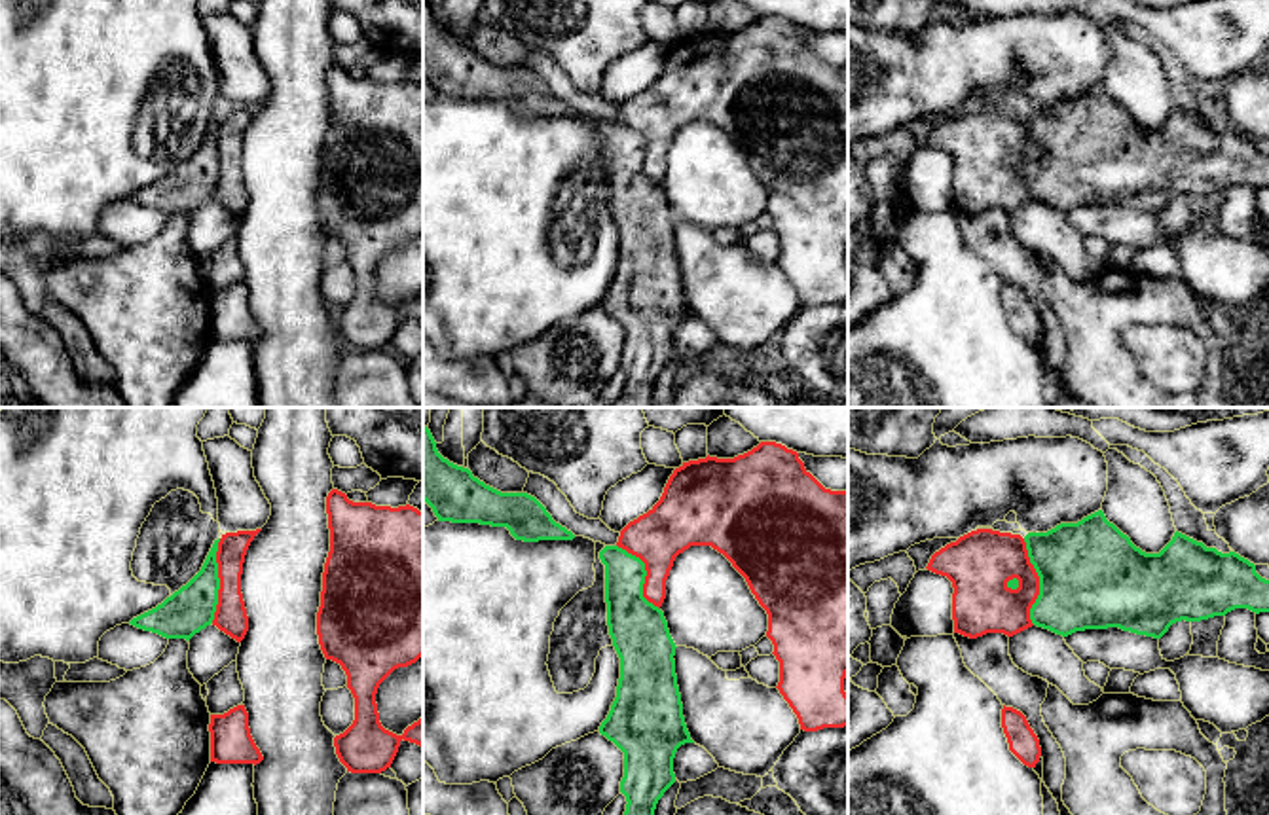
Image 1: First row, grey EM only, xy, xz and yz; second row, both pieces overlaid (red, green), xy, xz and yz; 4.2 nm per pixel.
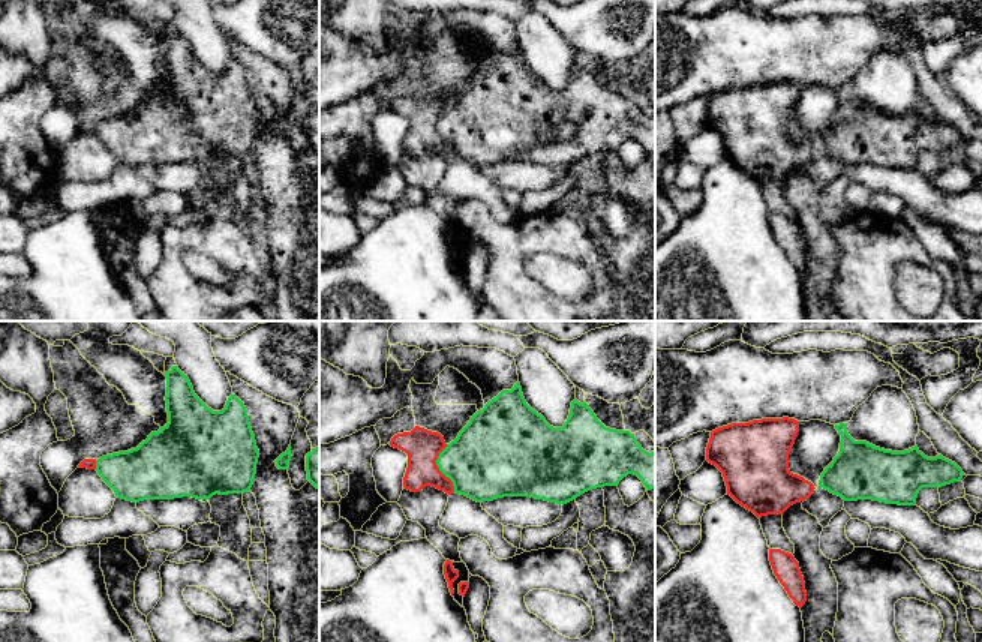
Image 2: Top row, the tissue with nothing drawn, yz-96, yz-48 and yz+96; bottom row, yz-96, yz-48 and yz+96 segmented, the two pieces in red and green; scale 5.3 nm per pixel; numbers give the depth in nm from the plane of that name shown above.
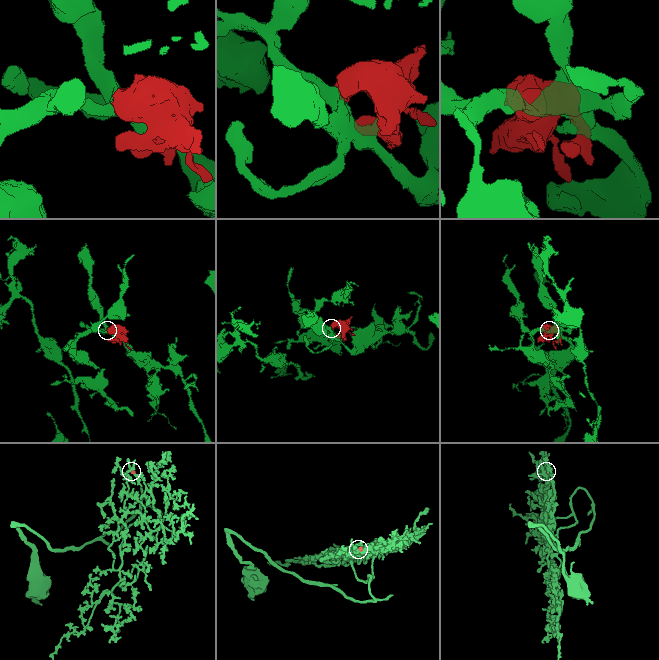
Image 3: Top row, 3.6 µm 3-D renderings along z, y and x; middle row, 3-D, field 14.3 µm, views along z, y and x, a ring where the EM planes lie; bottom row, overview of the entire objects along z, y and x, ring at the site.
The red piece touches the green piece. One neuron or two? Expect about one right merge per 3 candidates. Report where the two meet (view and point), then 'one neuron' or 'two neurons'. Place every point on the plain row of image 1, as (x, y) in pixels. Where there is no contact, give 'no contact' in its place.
contact yz (1038, 158); two neurons

